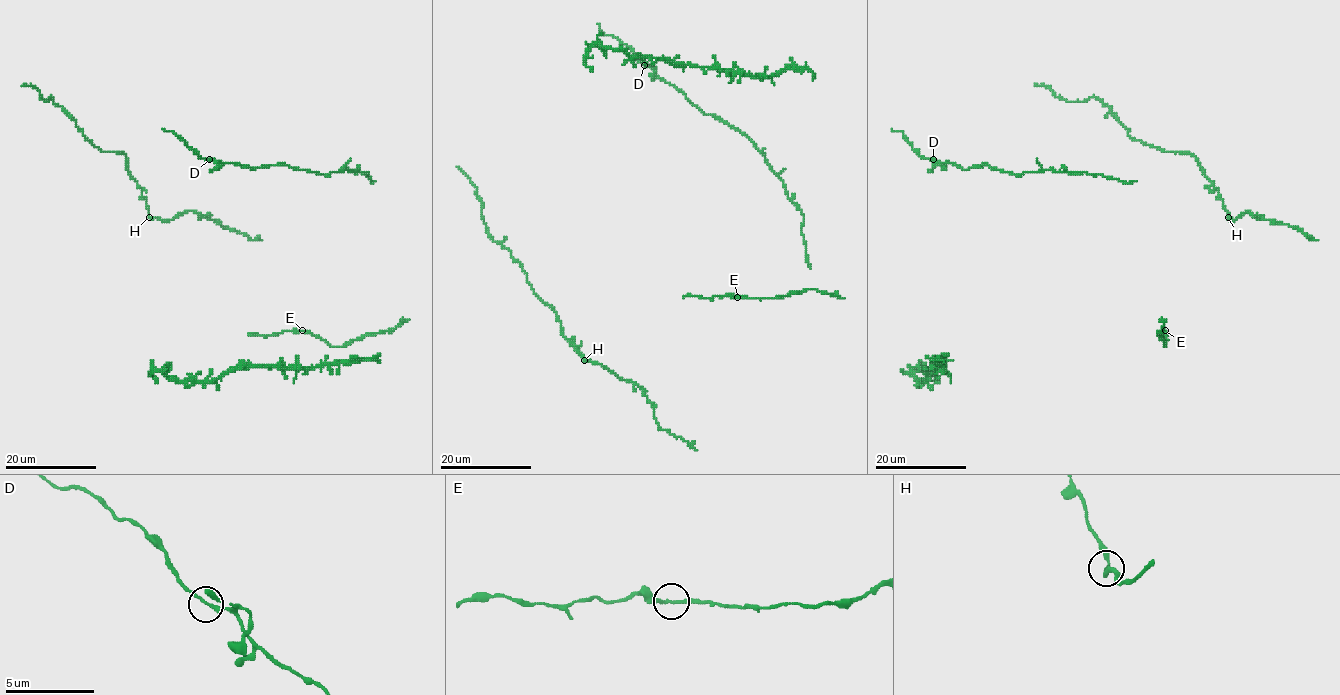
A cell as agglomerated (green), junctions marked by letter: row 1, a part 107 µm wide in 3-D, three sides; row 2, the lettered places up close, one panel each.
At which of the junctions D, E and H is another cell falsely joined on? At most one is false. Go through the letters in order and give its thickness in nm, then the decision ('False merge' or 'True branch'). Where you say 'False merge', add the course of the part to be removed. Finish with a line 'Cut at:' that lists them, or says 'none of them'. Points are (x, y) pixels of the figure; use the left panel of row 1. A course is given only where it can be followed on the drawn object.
D: Thickness 190 nm. True branch
E: Thickness 190 nm. True branch
H: Thickness 180 nm. True branch
Cut at: none of them

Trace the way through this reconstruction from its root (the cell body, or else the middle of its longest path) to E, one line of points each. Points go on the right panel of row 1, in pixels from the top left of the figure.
E: (1156, 335), (1161, 336), (1165, 346), (1164, 330)

